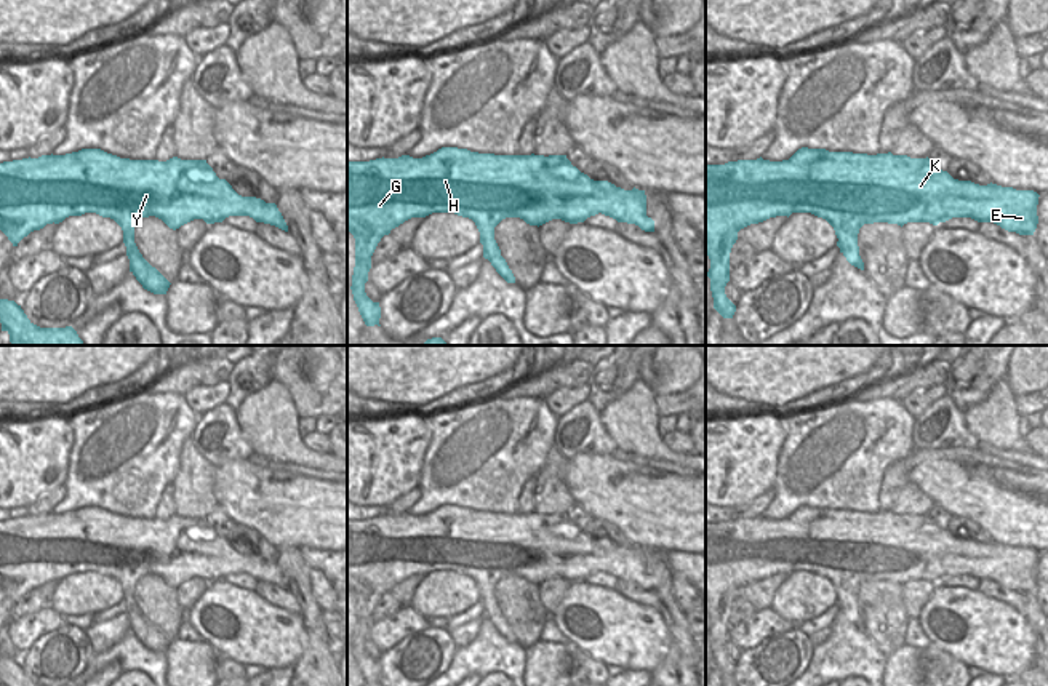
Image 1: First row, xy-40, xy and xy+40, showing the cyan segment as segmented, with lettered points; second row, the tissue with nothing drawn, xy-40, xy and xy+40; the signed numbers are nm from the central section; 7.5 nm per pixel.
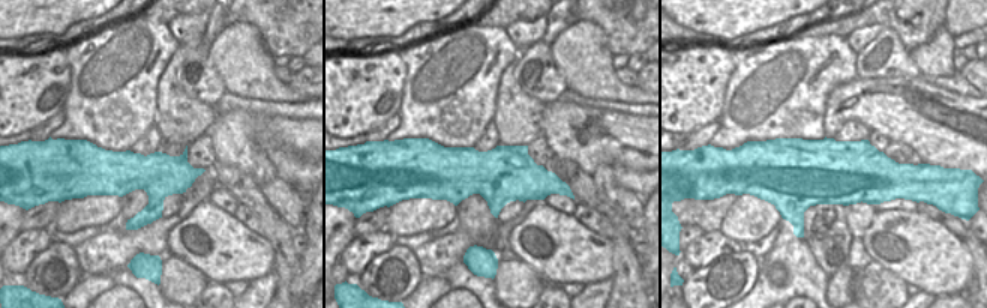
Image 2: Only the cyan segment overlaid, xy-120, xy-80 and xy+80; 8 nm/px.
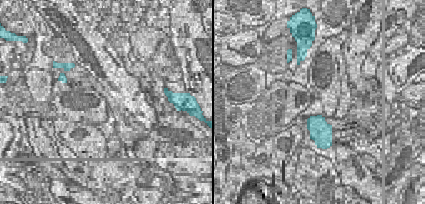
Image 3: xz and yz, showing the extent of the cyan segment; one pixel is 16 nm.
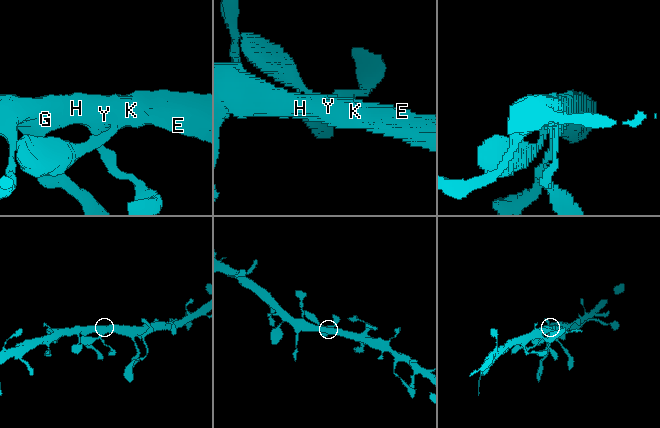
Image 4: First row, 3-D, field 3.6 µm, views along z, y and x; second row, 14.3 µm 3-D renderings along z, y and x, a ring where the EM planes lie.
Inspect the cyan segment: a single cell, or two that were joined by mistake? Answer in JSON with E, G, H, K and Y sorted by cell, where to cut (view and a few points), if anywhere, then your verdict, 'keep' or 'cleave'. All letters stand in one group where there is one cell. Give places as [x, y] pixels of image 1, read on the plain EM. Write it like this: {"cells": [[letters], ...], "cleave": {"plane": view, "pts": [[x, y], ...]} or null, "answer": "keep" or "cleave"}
{"cells": [["E", "G", "H", "K", "Y"]], "cleave": null, "answer": "keep"}

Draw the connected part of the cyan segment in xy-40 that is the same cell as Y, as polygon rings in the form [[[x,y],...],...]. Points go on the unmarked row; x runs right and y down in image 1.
[[[82,507],[0,521],[0,588],[13,604],[46,582],[59,582],[85,571],[110,576],[122,585],[130,630],[154,652],[166,652],[171,641],[142,616],[134,601],[134,585],[142,576],[155,574],[176,588],[194,577],[214,582],[229,574],[250,574],[288,590],[275,561],[238,553],[226,537],[216,534],[206,518],[130,518],[101,507]]]

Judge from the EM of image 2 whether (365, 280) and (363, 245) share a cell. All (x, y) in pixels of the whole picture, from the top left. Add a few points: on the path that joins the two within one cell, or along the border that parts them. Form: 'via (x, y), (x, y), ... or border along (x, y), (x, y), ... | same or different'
border along (393, 245), (378, 253), (357, 277) | different

